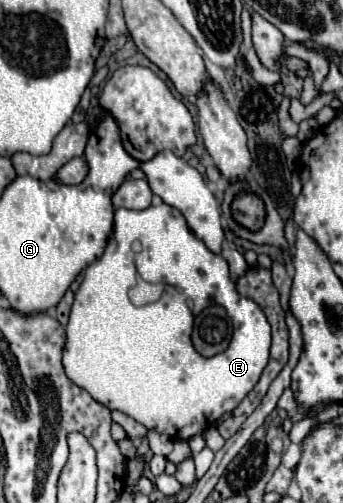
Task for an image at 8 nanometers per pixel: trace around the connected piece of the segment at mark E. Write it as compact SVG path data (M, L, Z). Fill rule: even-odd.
M168 204L148 206L144 210L118 208L114 212L114 232L112 244L106 246L102 258L92 262L84 270L84 280L76 292L70 322L66 326L66 346L64 346L64 368L66 376L86 390L96 402L110 410L124 412L148 430L156 430L172 440L190 440L192 436L204 432L208 426L216 424L220 418L230 414L244 396L256 386L270 352L270 326L264 312L256 302L244 298L236 292L234 282L228 276L228 264L222 256L212 254L204 242L200 242L188 228L180 210ZM136 274L148 282L162 282L174 288L166 288L162 298L146 304L134 306L128 300L128 290L134 286ZM204 306L224 306L232 318L234 334L230 346L212 356L198 358L192 346L192 313L198 315Z

